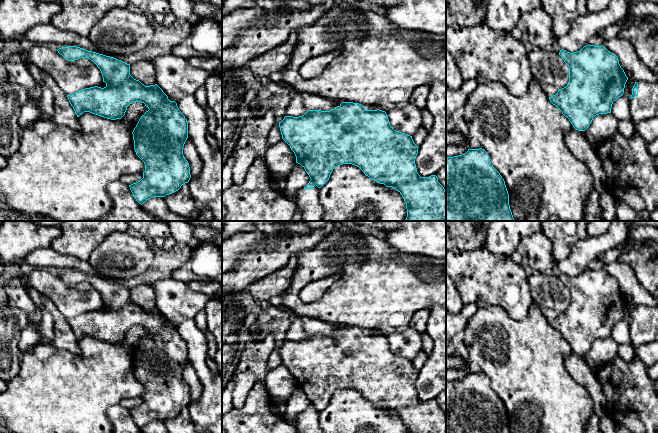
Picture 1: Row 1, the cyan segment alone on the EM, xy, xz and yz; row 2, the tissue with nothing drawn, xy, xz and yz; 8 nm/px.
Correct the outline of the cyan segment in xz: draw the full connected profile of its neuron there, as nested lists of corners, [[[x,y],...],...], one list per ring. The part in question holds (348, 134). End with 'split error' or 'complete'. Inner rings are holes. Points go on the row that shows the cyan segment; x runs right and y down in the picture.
[[[342,102],[330,111],[308,110],[299,117],[285,116],[279,122],[282,139],[290,146],[300,164],[310,177],[304,189],[312,189],[315,185],[321,188],[330,178],[333,169],[342,164],[359,167],[366,176],[386,187],[395,188],[406,203],[407,217],[405,221],[446,221],[446,191],[438,182],[436,175],[421,177],[416,168],[415,159],[418,146],[412,136],[394,130],[388,116],[382,110],[366,110],[359,103]]] | complete

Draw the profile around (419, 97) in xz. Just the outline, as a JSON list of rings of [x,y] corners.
[[[421,85],[417,87],[410,98],[410,104],[417,106],[420,109],[426,107],[427,99],[430,91],[430,85]]]

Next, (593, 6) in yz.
[[[587,0],[587,10],[589,13],[598,13],[605,10],[611,0]]]

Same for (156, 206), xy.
[[[153,197],[142,204],[143,209],[161,221],[192,221],[169,210],[164,197]]]

